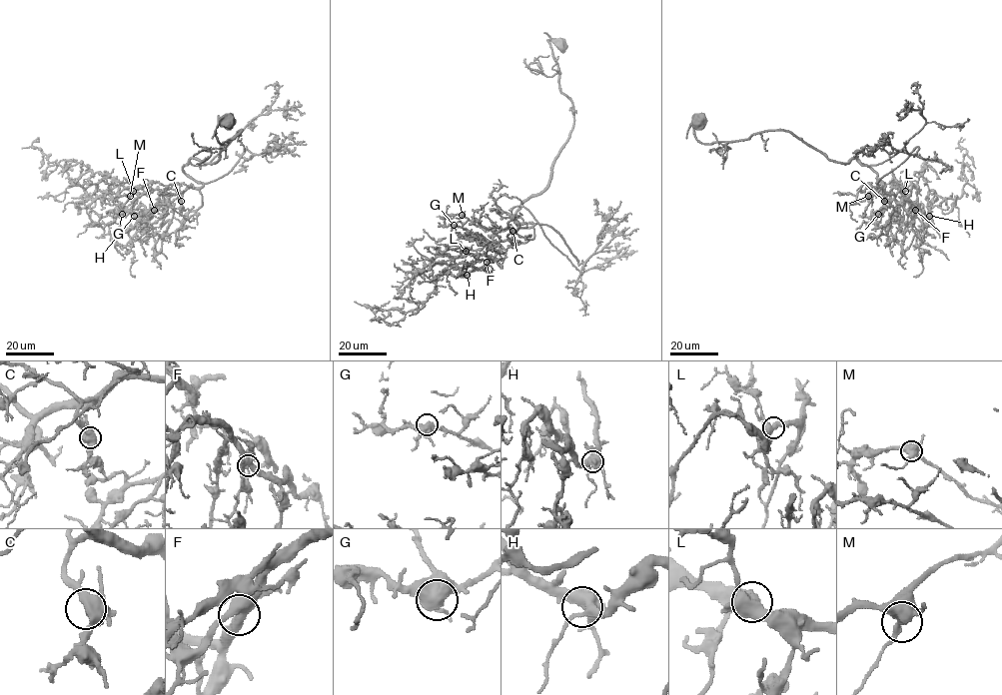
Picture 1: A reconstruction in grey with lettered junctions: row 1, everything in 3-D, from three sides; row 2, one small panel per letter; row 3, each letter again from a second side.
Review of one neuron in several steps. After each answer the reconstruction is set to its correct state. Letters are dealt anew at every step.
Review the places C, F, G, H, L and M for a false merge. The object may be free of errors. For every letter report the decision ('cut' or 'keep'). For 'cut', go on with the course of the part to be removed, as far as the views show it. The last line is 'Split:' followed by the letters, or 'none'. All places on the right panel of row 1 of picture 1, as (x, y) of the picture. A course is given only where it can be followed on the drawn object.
C: keep
F: keep
G: keep
H: keep
L: keep
M: keep
Split: none

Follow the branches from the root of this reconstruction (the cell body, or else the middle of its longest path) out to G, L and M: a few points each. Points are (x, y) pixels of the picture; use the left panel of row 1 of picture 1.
G: (228, 122), (220, 144), (242, 131), (216, 162), (182, 167), (201, 187), (151, 188), (122, 214)
L: (228, 122), (216, 129), (220, 144), (242, 131), (216, 162), (191, 158), (182, 167), (201, 187), (133, 191)
M: (228, 122), (220, 144), (242, 131), (216, 162), (182, 167), (201, 187), (151, 181), (130, 196)

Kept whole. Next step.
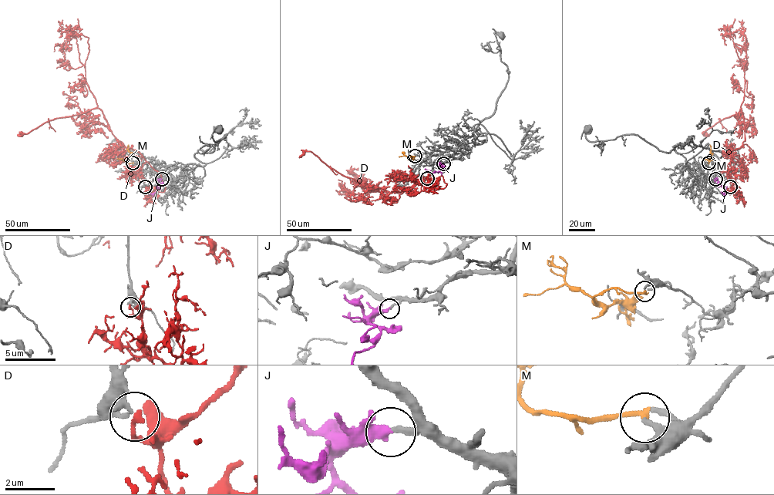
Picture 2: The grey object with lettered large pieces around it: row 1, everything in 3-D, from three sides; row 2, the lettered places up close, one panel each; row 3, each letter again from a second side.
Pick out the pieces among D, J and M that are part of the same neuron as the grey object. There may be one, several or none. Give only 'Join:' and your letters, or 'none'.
Join: J

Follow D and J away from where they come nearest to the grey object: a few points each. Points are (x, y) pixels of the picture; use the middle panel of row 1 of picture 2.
D: (427, 178), (438, 190), (447, 183), (441, 176), (400, 193), (368, 193), (370, 180), (351, 172), (359, 182)
J: (443, 163), (438, 172), (432, 173), (425, 169)

